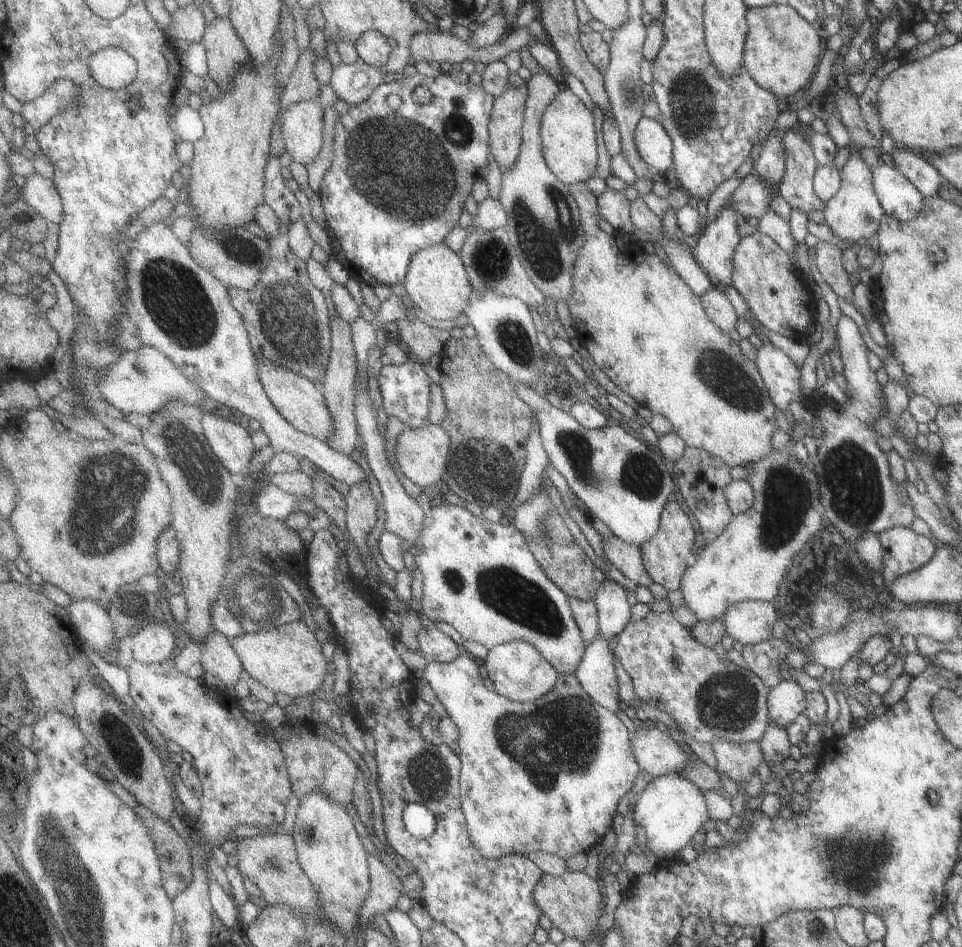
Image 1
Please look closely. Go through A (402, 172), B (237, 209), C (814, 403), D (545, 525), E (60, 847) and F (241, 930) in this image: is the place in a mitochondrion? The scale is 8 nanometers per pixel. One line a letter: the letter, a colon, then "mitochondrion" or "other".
A: mitochondrion
B: other
C: other
D: mitochondrion
E: mitochondrion
F: other

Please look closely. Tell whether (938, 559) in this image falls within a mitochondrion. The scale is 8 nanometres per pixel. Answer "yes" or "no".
no

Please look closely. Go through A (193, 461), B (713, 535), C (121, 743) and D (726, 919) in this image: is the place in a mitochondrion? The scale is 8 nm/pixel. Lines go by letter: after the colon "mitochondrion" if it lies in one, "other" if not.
A: mitochondrion
B: other
C: mitochondrion
D: other

